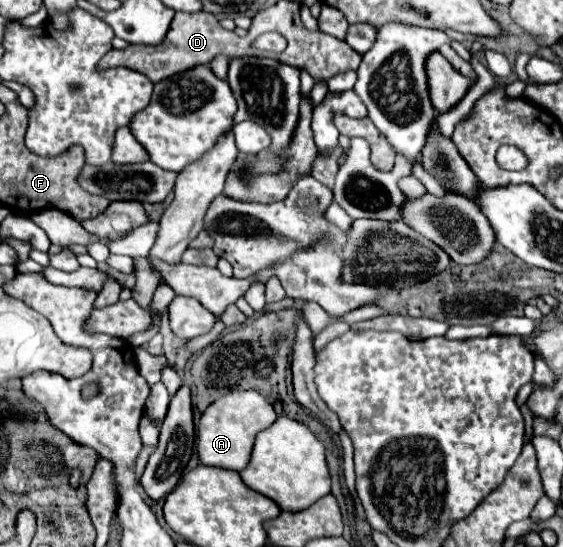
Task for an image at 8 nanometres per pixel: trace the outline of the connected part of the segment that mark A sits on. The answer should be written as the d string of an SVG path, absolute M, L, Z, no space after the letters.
M235 390L227 396L215 400L201 414L197 428L197 454L201 464L219 466L227 470L243 470L249 464L251 448L257 432L269 428L277 420L273 406L255 390Z

